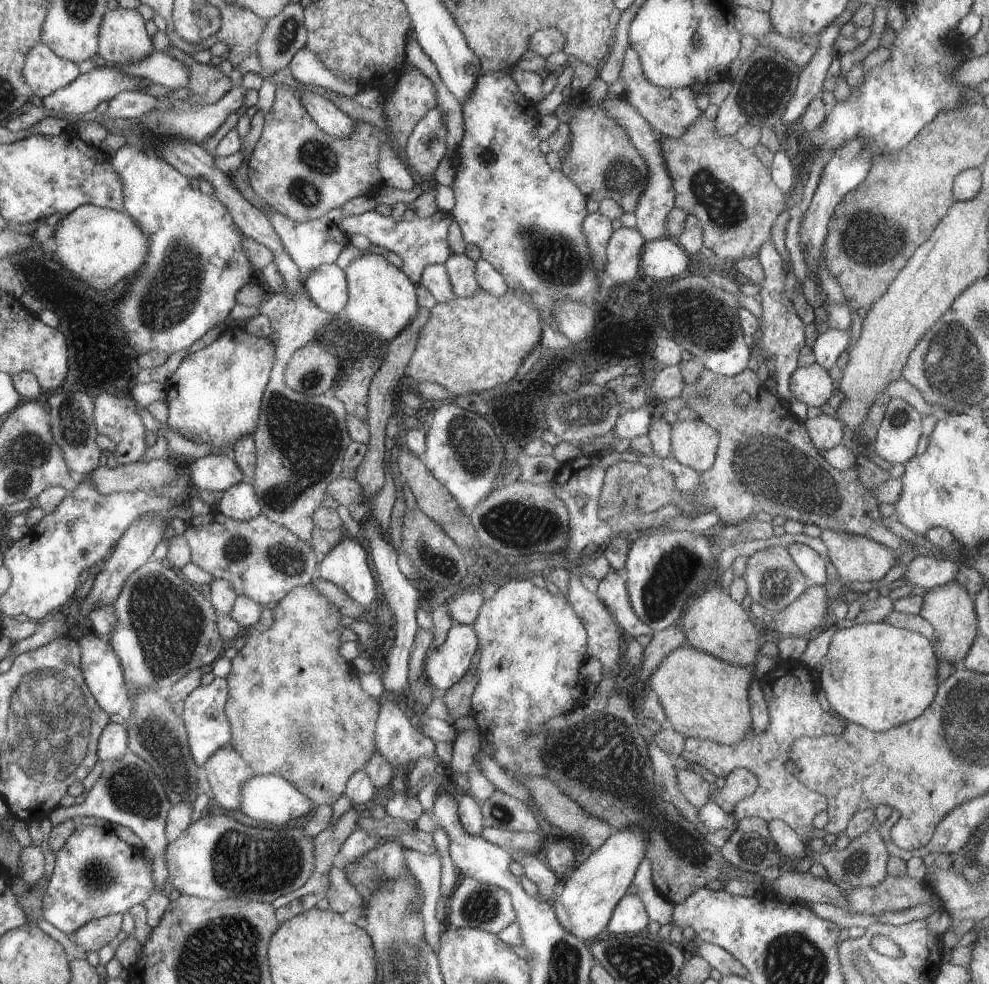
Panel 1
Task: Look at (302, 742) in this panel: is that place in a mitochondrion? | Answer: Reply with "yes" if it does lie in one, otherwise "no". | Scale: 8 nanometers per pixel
yes

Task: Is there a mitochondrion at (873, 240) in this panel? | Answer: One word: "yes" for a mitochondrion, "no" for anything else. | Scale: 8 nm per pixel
yes

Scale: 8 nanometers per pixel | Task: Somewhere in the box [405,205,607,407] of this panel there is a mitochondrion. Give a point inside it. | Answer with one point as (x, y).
(555, 260)

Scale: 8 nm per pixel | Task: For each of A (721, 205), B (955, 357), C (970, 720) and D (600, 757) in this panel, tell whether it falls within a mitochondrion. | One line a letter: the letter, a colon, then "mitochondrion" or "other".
A: mitochondrion
B: mitochondrion
C: mitochondrion
D: mitochondrion

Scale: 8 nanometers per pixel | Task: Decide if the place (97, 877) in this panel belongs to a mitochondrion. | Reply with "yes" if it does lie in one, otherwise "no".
yes

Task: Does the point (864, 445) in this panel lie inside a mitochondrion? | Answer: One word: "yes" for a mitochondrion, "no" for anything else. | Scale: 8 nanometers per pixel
no

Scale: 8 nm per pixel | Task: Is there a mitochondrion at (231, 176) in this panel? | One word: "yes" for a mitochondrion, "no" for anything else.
no

